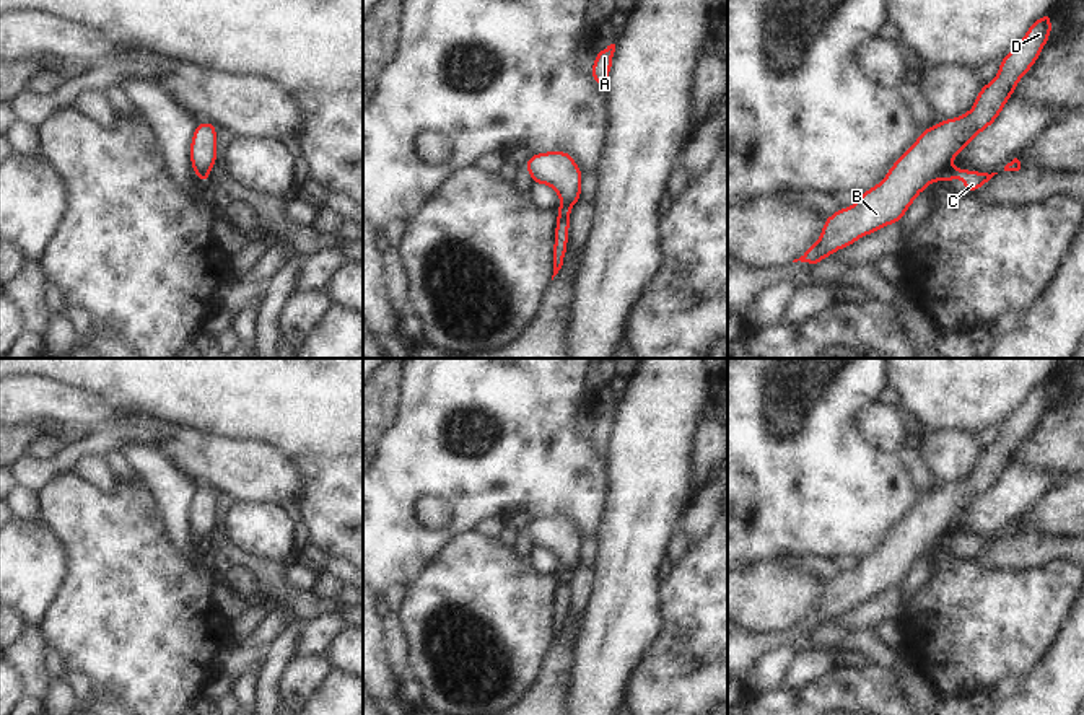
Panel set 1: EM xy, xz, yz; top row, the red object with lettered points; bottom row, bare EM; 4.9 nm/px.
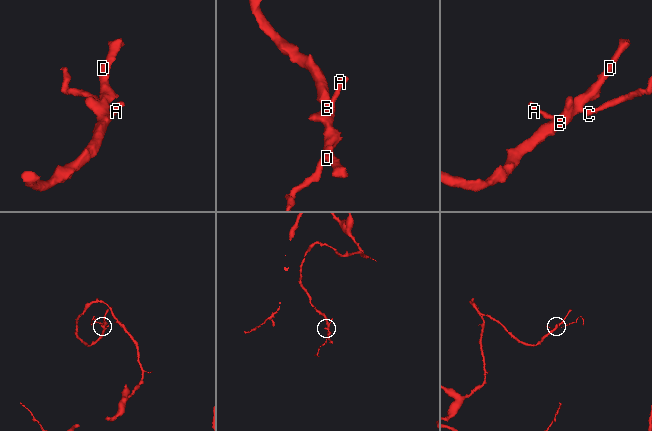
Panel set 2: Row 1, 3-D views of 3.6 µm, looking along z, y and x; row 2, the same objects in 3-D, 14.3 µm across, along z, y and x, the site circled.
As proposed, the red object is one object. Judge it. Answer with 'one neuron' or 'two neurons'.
two neurons

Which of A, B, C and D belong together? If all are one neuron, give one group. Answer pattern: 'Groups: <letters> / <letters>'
Groups: A B D / C

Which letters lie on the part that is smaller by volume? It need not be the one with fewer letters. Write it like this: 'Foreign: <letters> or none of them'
Foreign: C

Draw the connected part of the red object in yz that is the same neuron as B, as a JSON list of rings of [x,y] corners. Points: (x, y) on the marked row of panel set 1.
[[[1048,11],[1035,20],[1022,41],[999,60],[996,77],[981,86],[968,112],[923,129],[879,184],[861,192],[856,204],[838,208],[825,218],[819,239],[793,262],[809,262],[814,269],[820,261],[863,236],[902,222],[918,194],[939,181],[939,173],[999,117],[1021,78],[1038,60],[1050,36],[1051,13]]]

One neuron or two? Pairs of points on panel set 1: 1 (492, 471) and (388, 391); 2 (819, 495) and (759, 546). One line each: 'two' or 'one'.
1: two
2: one

